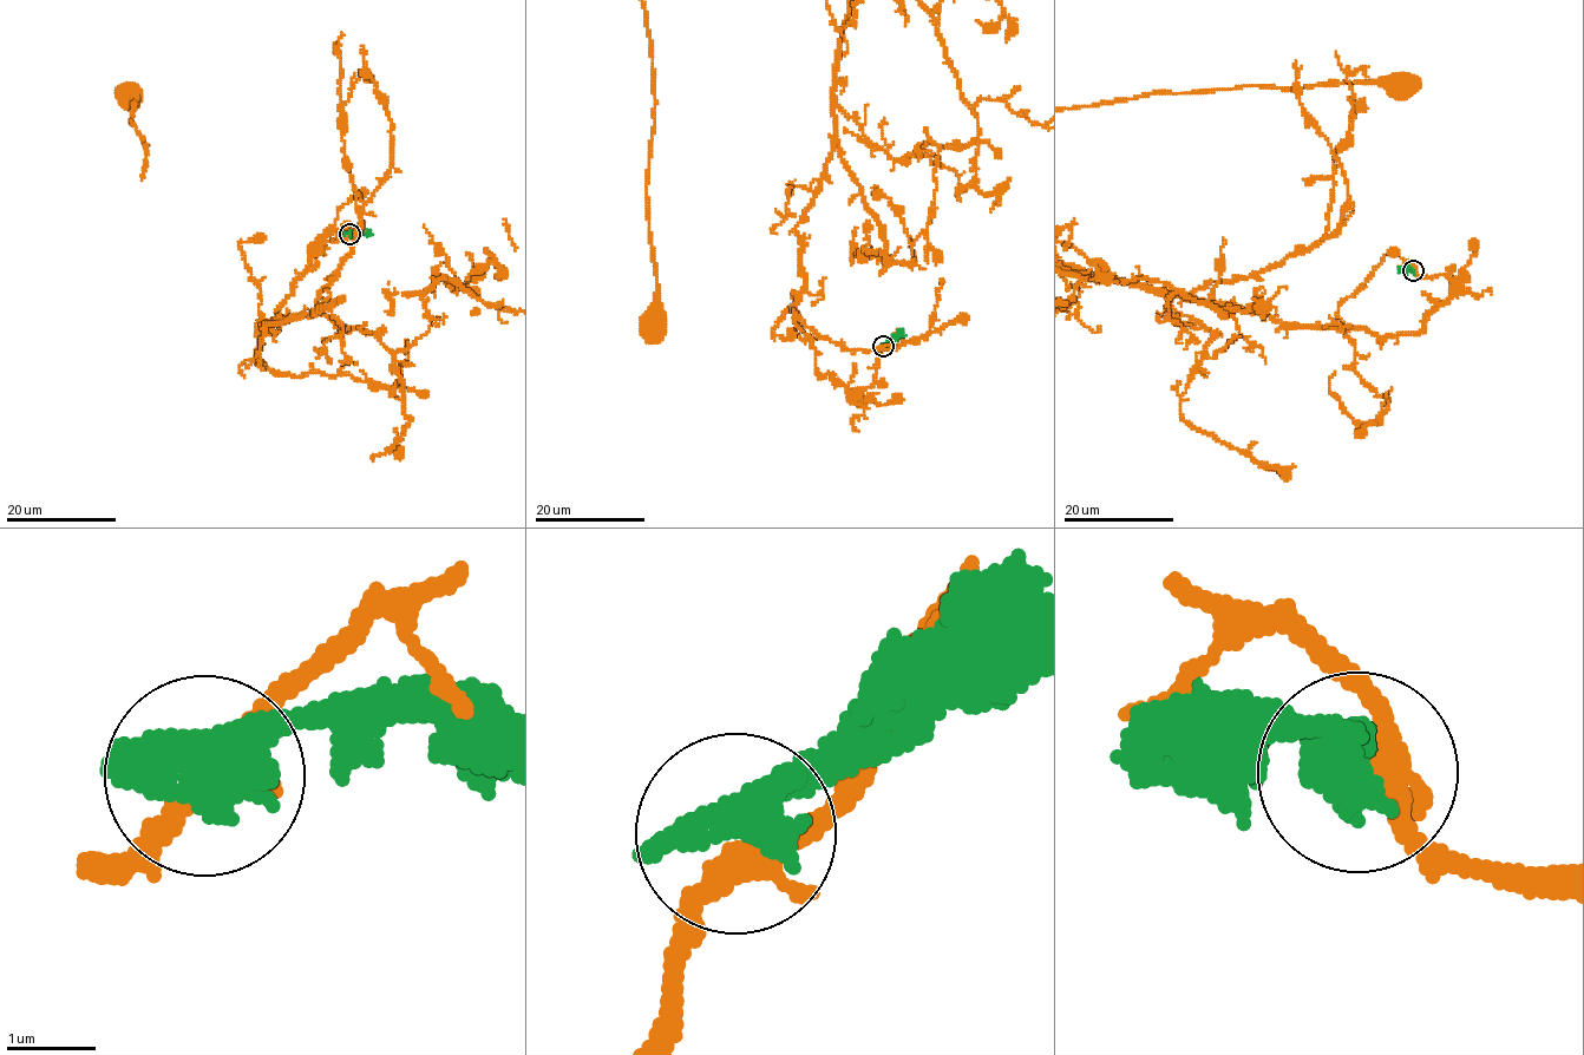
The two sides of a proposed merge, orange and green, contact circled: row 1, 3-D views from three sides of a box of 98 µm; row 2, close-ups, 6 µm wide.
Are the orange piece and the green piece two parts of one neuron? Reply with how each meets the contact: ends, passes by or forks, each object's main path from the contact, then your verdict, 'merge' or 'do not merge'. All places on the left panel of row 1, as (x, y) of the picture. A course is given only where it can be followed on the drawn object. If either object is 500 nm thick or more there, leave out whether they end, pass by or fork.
course green (349, 235), (360, 230), (372, 235); do not merge

